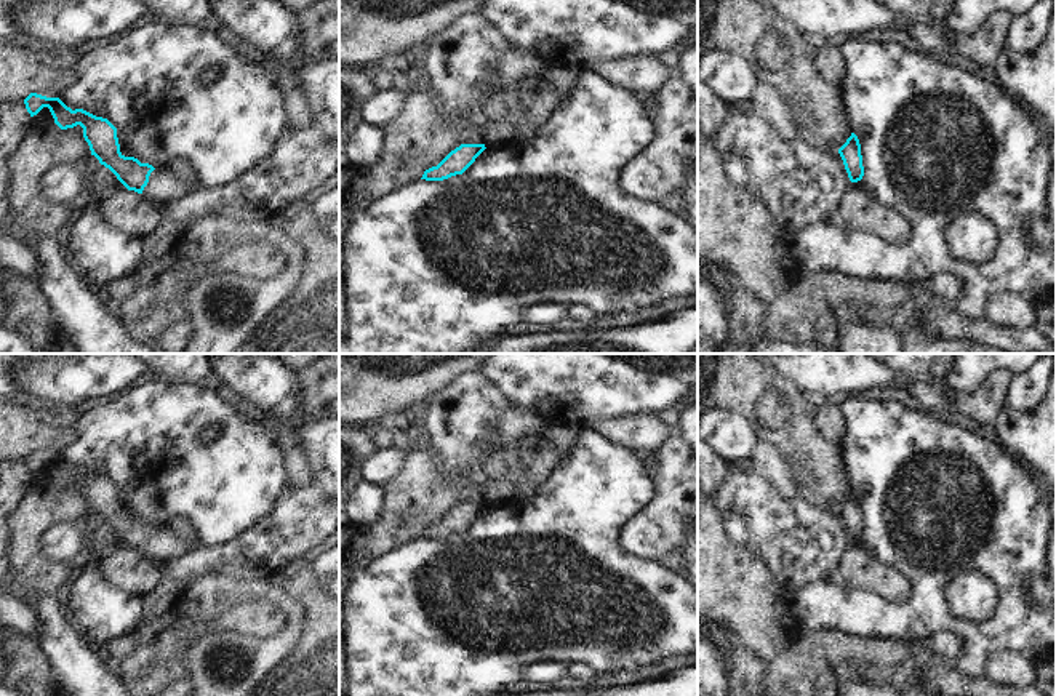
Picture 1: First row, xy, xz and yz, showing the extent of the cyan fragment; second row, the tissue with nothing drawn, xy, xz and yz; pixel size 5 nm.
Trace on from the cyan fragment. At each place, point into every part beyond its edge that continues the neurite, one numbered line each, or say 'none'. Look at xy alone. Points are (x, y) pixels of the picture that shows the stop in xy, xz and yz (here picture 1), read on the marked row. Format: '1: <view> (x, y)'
1: xy (162, 186)

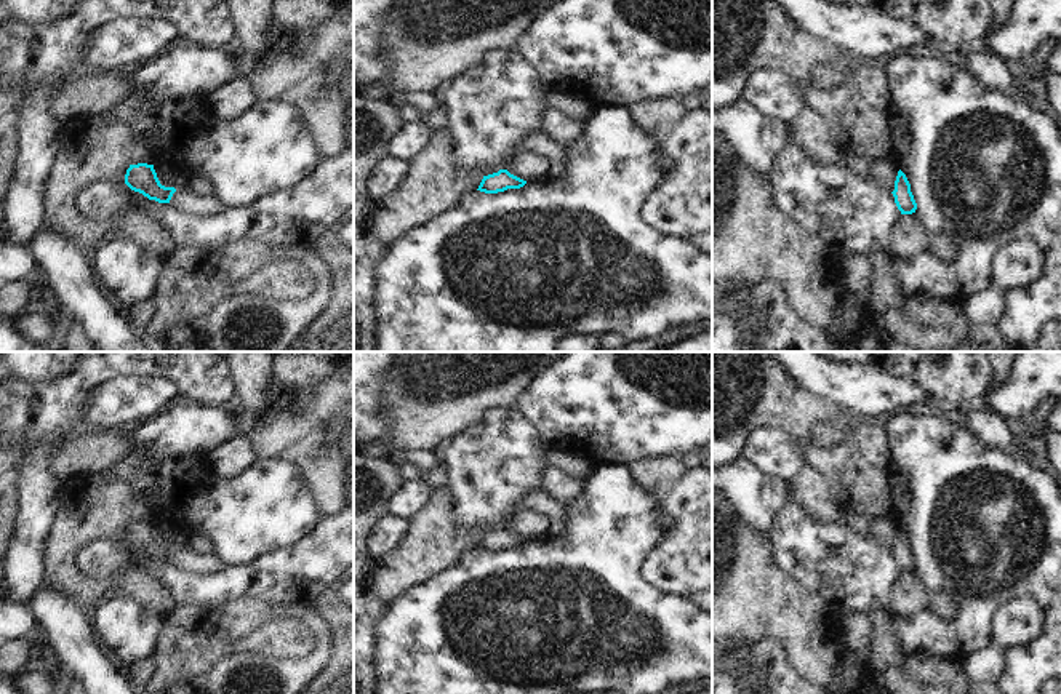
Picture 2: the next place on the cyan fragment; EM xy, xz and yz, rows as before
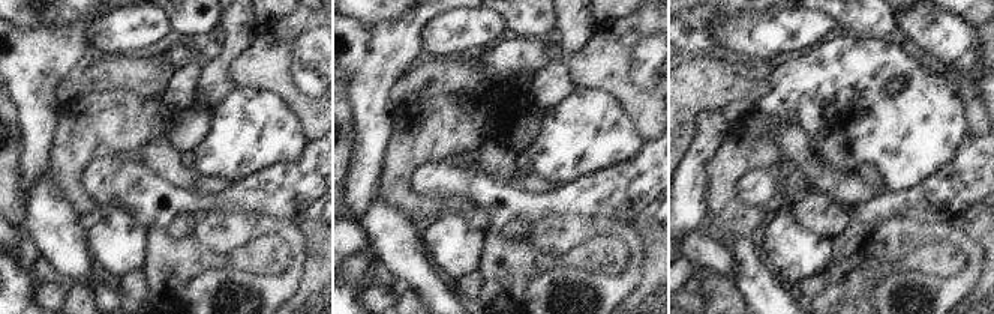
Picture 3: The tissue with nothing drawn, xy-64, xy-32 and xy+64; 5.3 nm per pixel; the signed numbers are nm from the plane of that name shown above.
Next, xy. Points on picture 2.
1: xy (184, 200)

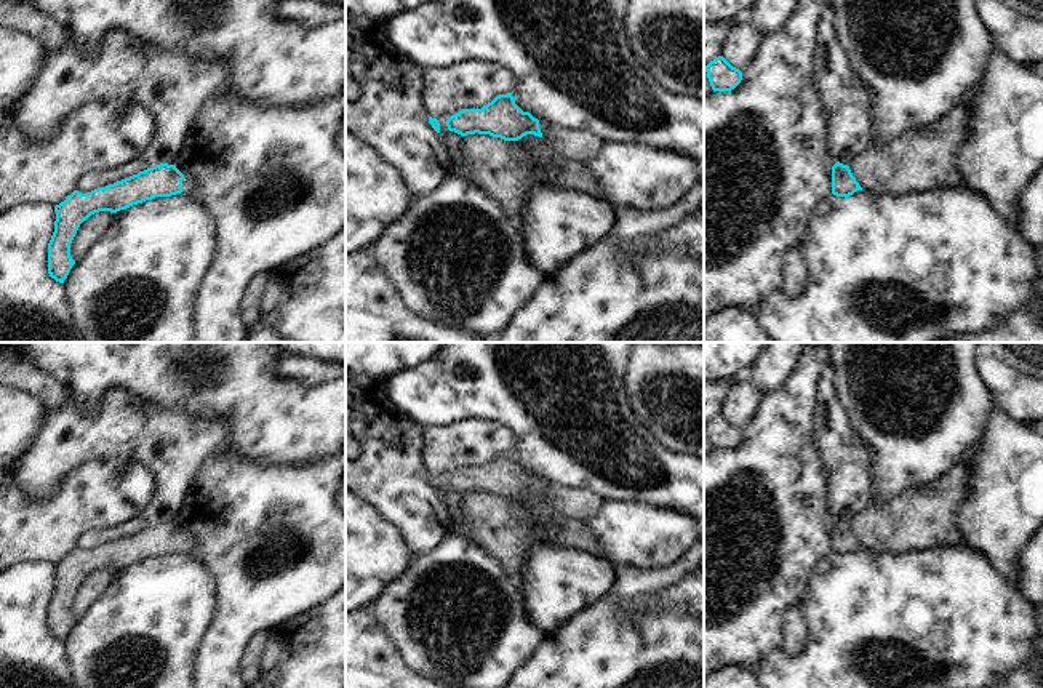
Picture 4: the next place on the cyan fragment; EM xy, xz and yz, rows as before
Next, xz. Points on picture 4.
1: xz (568, 144)

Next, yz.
none

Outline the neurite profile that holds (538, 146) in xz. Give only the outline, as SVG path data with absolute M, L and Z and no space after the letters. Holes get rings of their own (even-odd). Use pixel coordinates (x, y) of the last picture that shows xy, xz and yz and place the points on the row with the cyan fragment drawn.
M526 134L522 139L518 139L518 142L523 147L529 149L539 158L549 158L555 155L555 152L549 147L549 144L539 136Z

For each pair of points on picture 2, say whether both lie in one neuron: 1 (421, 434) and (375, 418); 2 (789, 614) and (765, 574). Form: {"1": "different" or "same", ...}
{"1": "different", "2": "same"}

